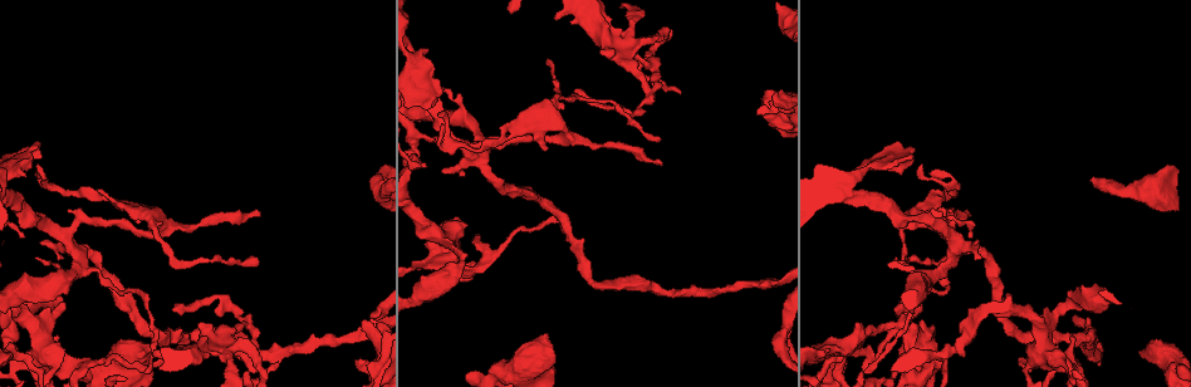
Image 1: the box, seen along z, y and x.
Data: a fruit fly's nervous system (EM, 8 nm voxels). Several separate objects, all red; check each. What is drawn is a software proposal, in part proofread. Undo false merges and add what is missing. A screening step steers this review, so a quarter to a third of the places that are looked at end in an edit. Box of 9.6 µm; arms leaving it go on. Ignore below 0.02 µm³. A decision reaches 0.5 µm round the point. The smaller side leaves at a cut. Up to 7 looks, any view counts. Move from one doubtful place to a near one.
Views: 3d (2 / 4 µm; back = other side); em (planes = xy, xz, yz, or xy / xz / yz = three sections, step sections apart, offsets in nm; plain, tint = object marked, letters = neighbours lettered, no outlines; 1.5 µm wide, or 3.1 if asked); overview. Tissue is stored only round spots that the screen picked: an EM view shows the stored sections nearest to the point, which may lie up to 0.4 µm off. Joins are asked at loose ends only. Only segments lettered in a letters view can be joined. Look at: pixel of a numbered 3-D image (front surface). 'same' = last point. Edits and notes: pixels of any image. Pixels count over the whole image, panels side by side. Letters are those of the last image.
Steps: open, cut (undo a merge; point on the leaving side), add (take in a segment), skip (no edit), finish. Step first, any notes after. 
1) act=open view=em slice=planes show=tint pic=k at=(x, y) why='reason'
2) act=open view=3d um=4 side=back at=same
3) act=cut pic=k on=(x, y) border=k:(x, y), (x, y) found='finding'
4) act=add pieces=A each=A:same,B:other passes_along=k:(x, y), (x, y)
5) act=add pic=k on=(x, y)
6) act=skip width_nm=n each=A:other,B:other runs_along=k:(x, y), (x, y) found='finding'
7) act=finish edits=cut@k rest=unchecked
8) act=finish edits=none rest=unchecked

act=open view=em slice=yz step=4 show=tint pic=1 at=(758, 111) why='free end'

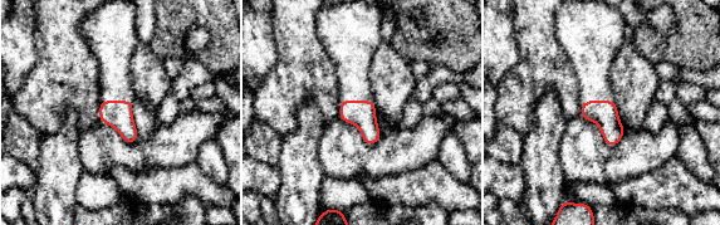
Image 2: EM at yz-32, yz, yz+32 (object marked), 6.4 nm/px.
act=open view=em slice=planes show=letters at=same

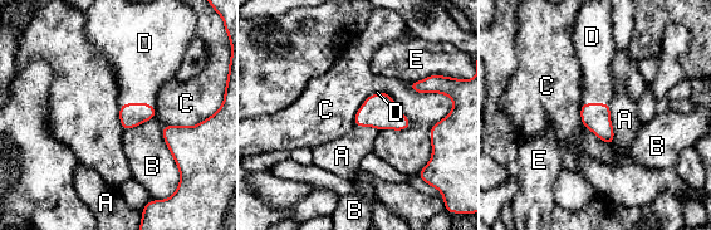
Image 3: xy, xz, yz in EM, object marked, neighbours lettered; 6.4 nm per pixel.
act=add pieces=D longest_contact=B:340nm each=A:other,B:other,C:other,D:same,E:other passes_along=3:(131, 114), (136, 103), (141, 65) found='it goes on there'

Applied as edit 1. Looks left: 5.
act=open view=overview

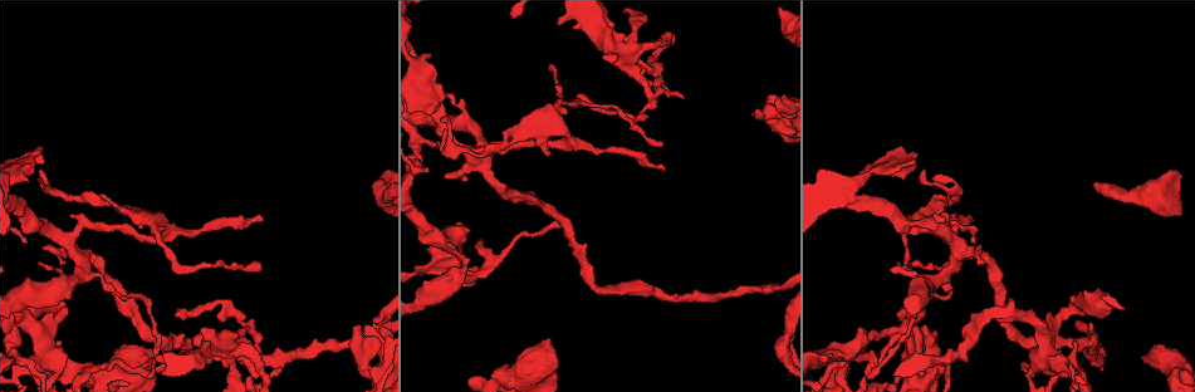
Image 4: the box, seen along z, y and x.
act=open view=3d um=4 pic=4 at=(278, 367) why='tapers out'

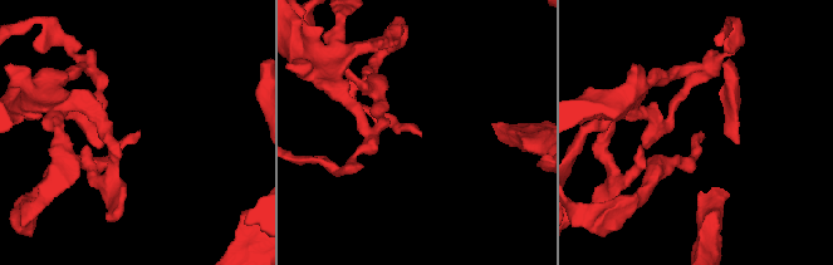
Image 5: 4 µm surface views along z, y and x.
act=open view=em slice=planes show=letters pic=5 at=(139, 132)

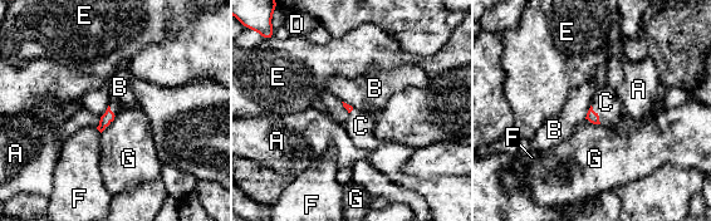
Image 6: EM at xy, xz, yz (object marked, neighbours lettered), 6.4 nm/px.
act=add pieces=C each=A:other,B:other,C:same,D:other,E:other,F:other,G:other passes_along=6:(593, 117), (597, 114), (606, 102) found='it goes on there'

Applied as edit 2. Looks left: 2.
act=finish edits=add@3,add@6 rest=unchecked

